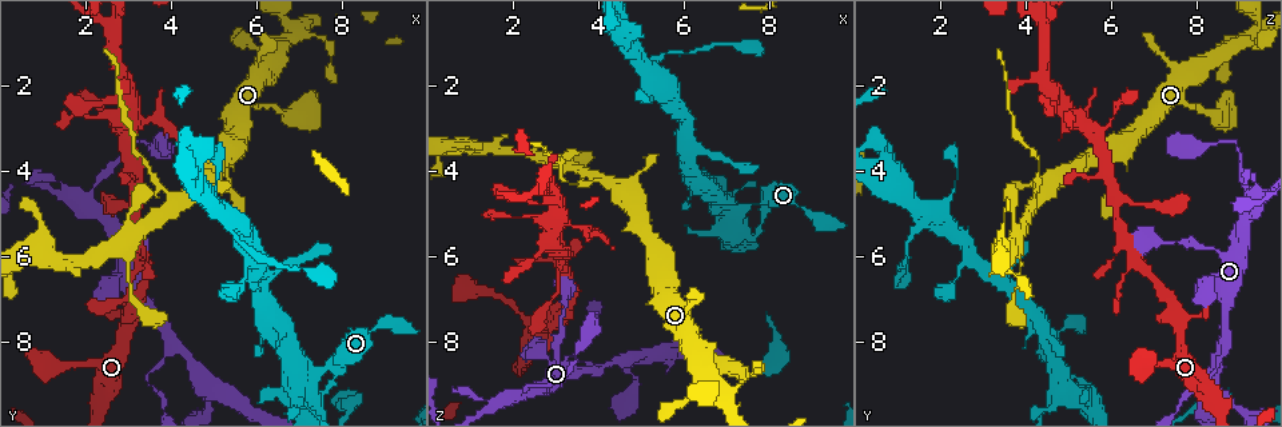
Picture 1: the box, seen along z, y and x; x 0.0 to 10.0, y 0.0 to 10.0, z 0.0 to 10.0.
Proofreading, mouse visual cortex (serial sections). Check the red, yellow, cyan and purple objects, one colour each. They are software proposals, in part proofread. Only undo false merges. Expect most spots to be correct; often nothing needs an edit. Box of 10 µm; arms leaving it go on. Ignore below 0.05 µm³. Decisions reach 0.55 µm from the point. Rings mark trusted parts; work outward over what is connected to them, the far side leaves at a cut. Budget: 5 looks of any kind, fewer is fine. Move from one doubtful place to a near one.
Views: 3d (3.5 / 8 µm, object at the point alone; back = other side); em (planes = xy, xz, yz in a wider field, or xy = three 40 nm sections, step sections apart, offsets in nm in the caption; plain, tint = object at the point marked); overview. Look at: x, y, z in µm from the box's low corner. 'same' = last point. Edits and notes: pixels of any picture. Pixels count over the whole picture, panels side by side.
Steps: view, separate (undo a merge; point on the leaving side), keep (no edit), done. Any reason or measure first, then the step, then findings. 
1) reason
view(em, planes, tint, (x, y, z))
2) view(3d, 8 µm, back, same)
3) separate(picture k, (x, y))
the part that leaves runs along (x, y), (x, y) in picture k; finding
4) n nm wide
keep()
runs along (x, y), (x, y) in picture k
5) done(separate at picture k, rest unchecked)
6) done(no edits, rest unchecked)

view(3d, 8 µm, (4.10, 8.00, 8.60))

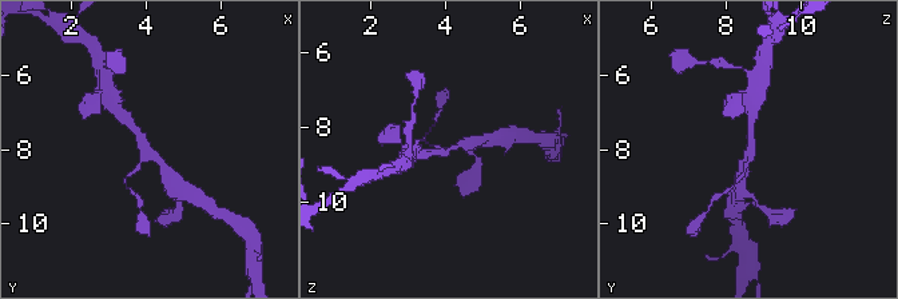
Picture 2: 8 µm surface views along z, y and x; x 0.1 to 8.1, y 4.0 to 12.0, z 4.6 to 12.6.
view(3d, 3.5 µm, back, same)

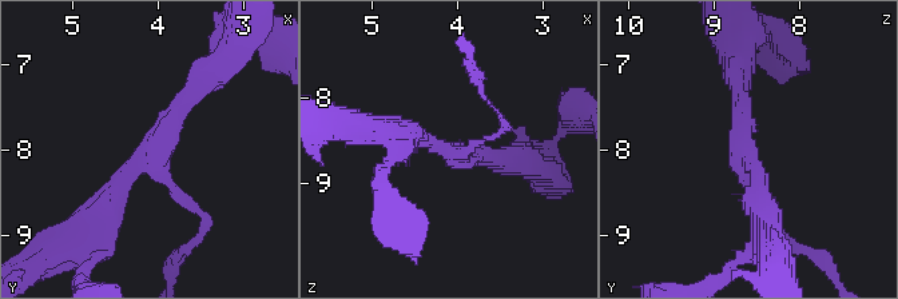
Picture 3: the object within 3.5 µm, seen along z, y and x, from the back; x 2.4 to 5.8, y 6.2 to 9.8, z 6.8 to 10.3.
3 arms; arms of 100, 250, 300 nm; now the EM
view(em, xy, step 3, tint, (4.05, 8.05, 8.65))

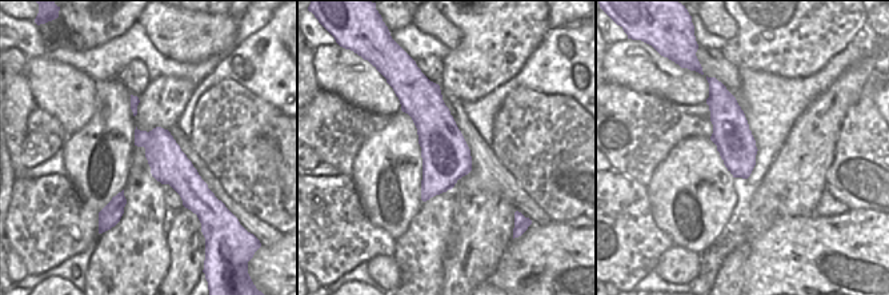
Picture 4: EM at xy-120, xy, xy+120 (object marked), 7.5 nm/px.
360 nm wide
keep()
runs along (206, 83), (95, 218) in picture 3; continuous, no second cell

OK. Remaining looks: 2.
four arms meet
view(3d, 8 µm, (2.95, 5.55, 3.80))

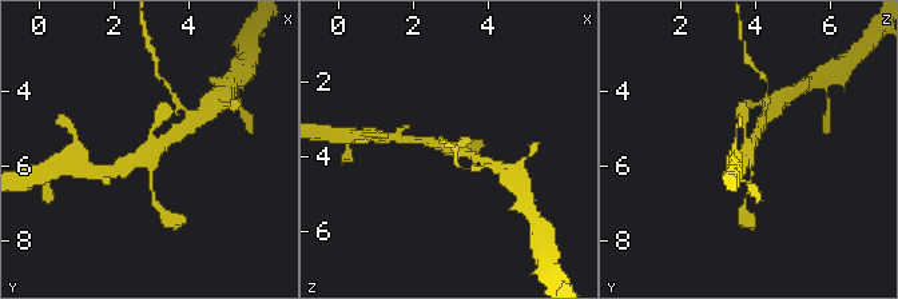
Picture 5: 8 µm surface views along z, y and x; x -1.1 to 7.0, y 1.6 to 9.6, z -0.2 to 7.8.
view(em, xy, step 5, tint, same)

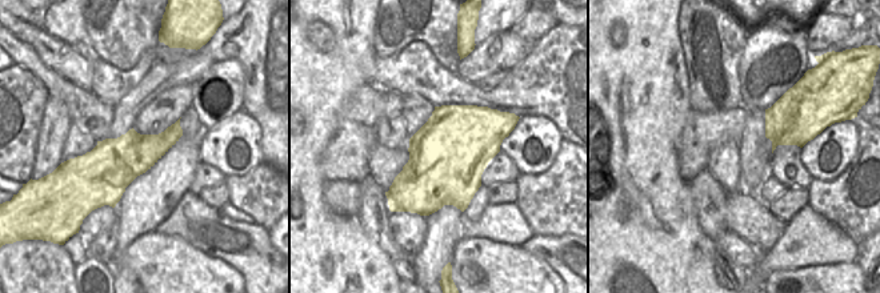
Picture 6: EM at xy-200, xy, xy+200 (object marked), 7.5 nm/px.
keep()
one cell here

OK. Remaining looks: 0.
done(no edits, rest unchecked)

